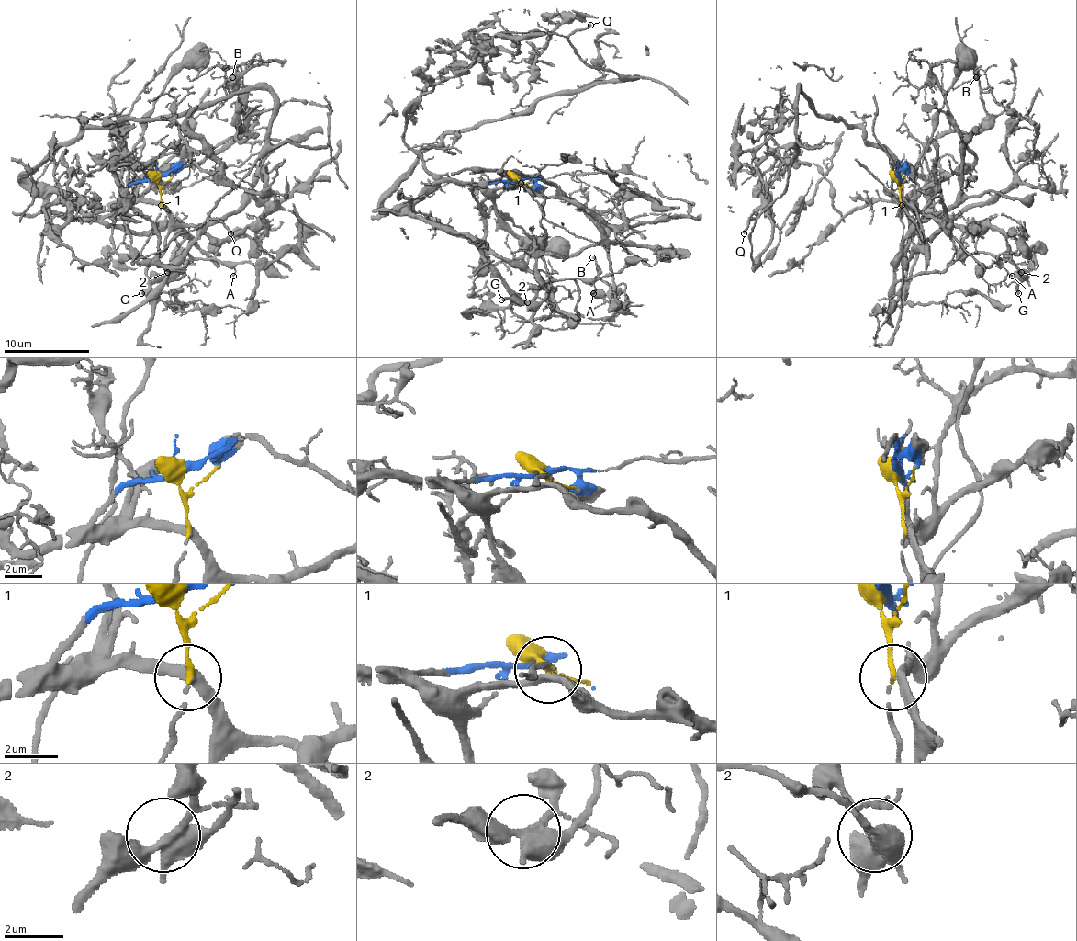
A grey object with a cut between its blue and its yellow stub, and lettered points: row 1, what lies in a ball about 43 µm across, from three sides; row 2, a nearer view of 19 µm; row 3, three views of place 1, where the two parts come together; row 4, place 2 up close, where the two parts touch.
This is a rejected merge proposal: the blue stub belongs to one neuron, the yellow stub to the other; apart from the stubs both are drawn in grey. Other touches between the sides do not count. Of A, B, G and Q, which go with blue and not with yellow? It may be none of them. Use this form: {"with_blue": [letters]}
{"with_blue": ["B", "G", "Q"]}

